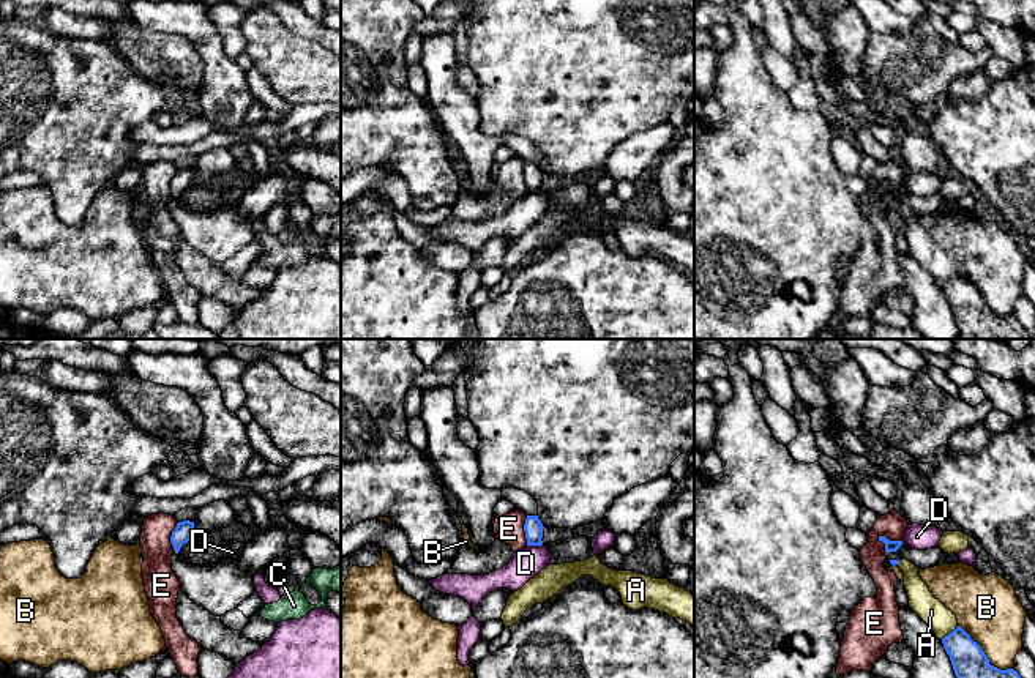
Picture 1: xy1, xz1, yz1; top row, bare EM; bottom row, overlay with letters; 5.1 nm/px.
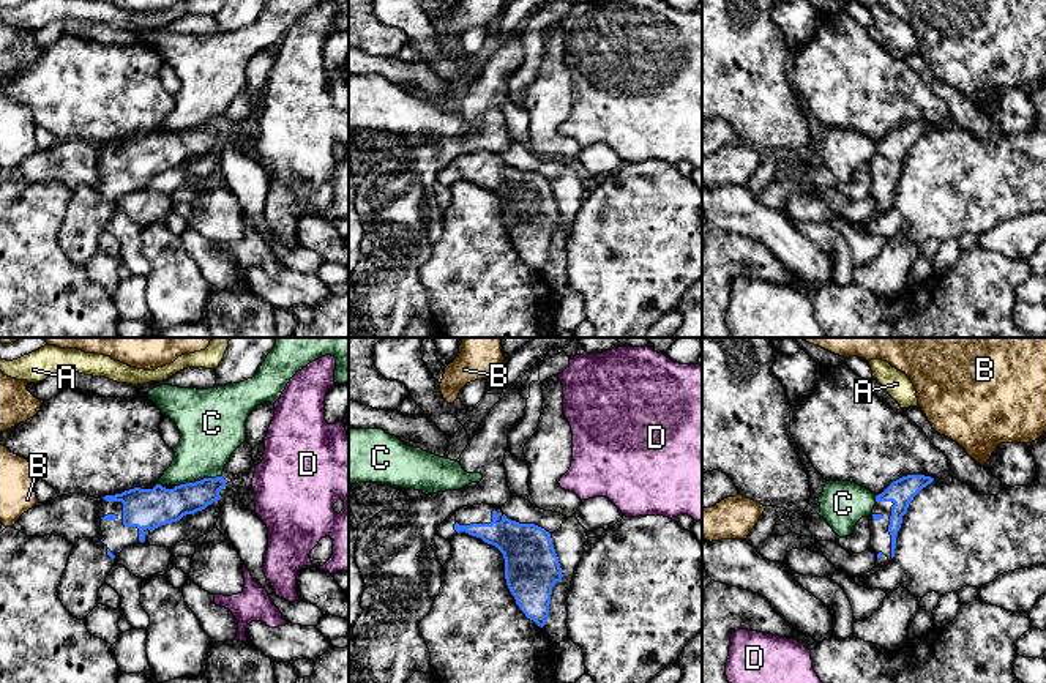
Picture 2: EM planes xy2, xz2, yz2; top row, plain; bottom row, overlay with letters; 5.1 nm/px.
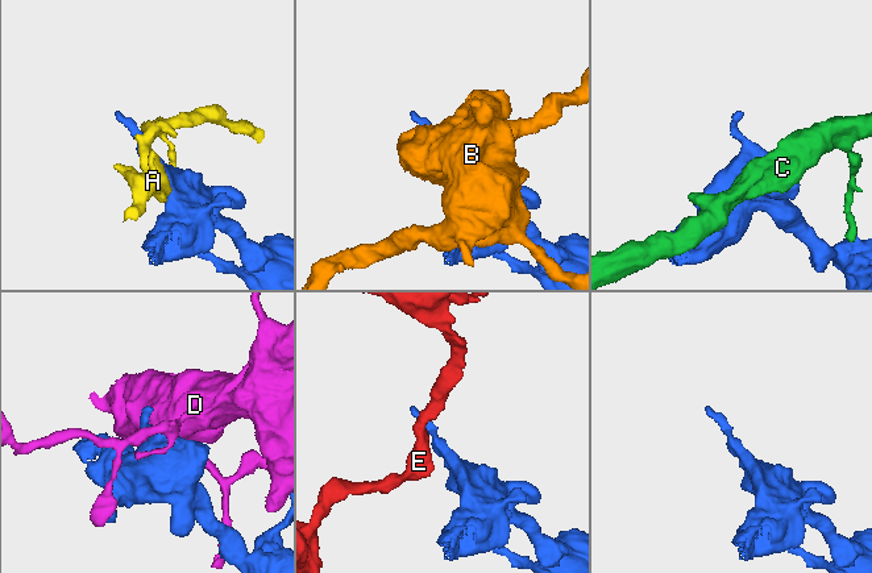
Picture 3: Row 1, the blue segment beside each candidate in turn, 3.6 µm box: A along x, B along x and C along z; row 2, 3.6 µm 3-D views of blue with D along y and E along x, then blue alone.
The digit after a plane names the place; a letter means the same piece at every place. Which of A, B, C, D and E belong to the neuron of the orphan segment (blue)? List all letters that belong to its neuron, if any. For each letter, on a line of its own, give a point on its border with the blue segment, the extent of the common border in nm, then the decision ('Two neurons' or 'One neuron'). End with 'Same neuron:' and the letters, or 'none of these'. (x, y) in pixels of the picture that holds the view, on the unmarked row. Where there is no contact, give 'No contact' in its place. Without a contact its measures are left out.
A: Touches blue at yz1 (950, 279). Shared border 120 nm. Two neurons
B: Touches blue at yz1 (986, 303). Shared border 360 nm. Two neurons
C: Touches blue at xy2 (197, 128). Shared border 240 nm. Two neurons
D: Touches blue at xz1 (534, 191). Shared border 80 nm. Two neurons
E: Touches blue at yz1 (889, 186). Shared border 130 nm. Two neurons
Same neuron: none of these

